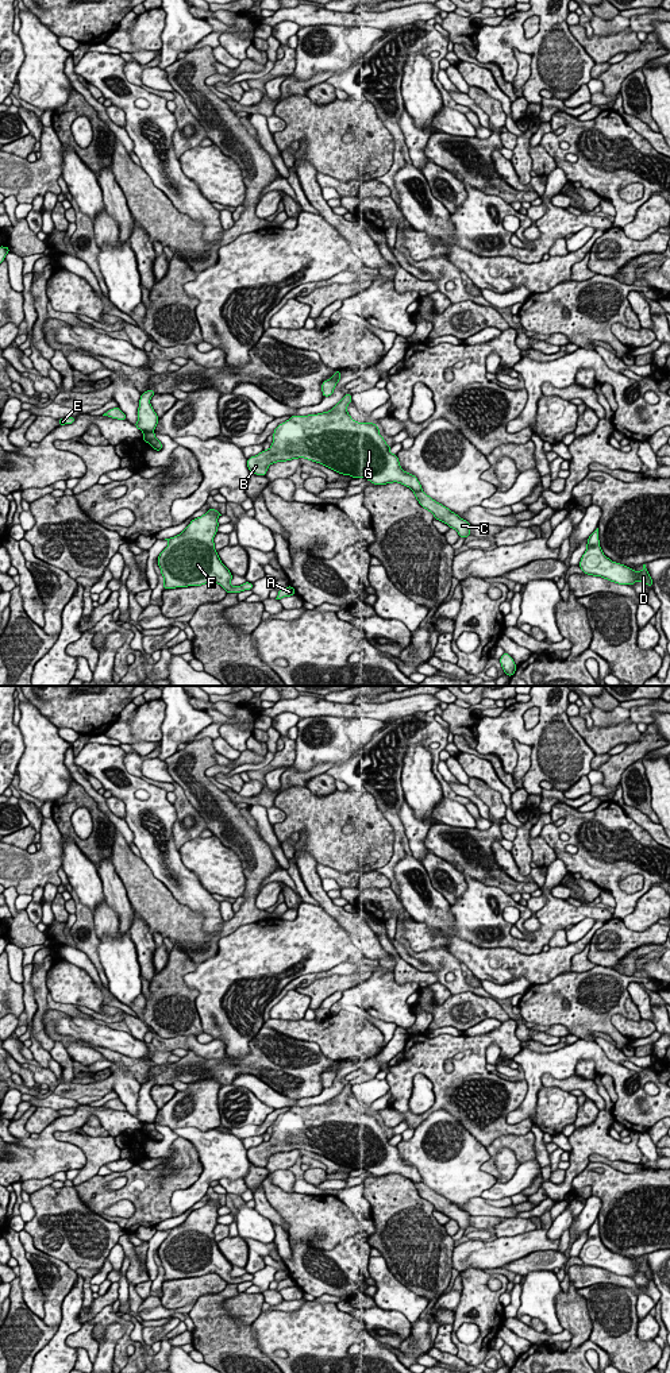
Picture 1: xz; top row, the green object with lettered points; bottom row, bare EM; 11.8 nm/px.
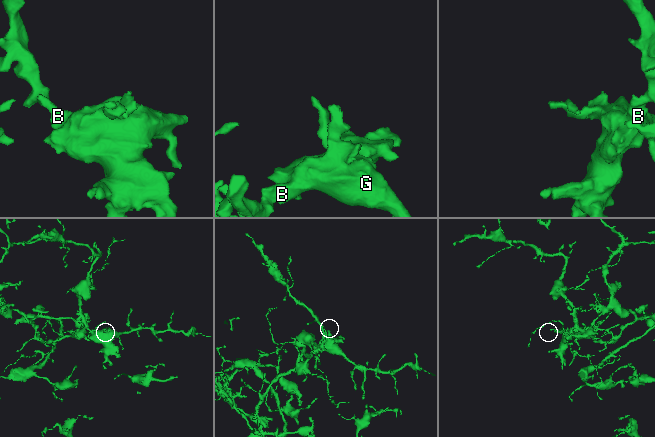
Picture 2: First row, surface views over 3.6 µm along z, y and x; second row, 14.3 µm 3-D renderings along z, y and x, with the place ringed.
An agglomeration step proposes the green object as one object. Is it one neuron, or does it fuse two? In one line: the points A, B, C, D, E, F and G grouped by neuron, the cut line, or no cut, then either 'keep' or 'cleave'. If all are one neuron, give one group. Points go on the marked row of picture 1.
A B C D F G / E; cut in xz along (143, 431), (153, 432); cleave

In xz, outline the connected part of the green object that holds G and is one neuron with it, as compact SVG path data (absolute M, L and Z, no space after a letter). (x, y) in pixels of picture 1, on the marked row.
M347 393L330 412L308 416L290 416L289 420L281 423L274 429L270 448L247 459L250 473L266 475L267 467L273 463L304 458L320 463L343 475L366 478L373 485L397 482L409 487L420 506L431 512L435 520L447 524L463 539L470 536L470 522L427 495L417 478L401 468L397 455L390 452L390 446L388 446L380 435L377 424L369 424L366 421L358 423L351 419L347 413L347 406L351 401L351 394Z

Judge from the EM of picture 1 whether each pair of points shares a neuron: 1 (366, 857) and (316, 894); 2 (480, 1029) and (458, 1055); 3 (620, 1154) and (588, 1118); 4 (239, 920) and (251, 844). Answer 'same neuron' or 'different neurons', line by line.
1: different neurons
2: different neurons
3: different neurons
4: same neuron

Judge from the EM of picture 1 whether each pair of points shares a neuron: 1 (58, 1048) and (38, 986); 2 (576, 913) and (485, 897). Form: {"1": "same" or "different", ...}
{"1": "different", "2": "same"}

